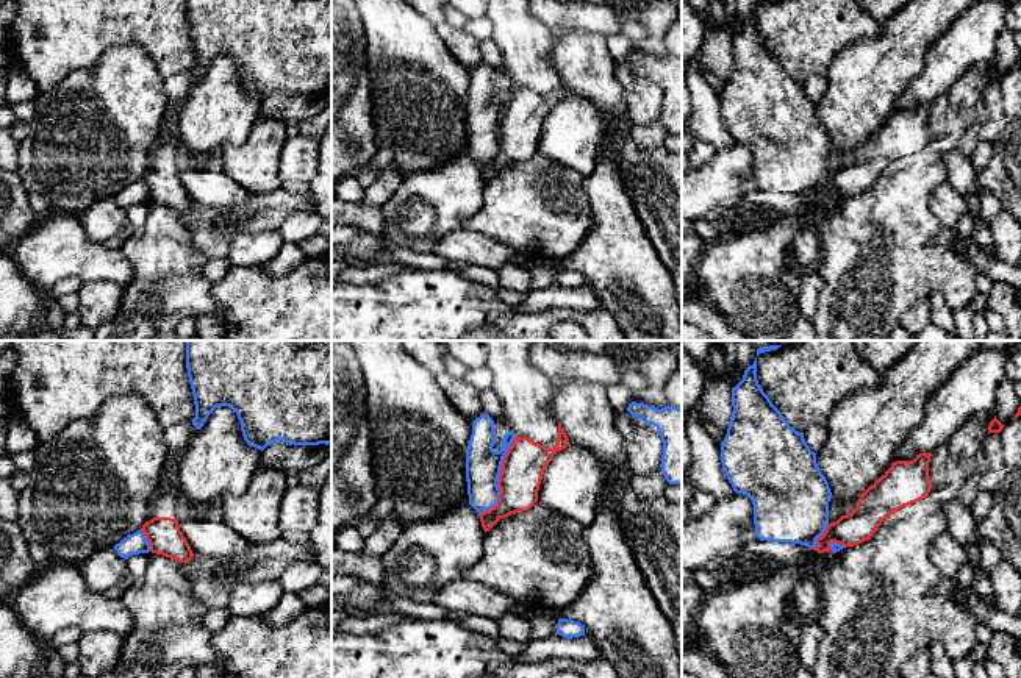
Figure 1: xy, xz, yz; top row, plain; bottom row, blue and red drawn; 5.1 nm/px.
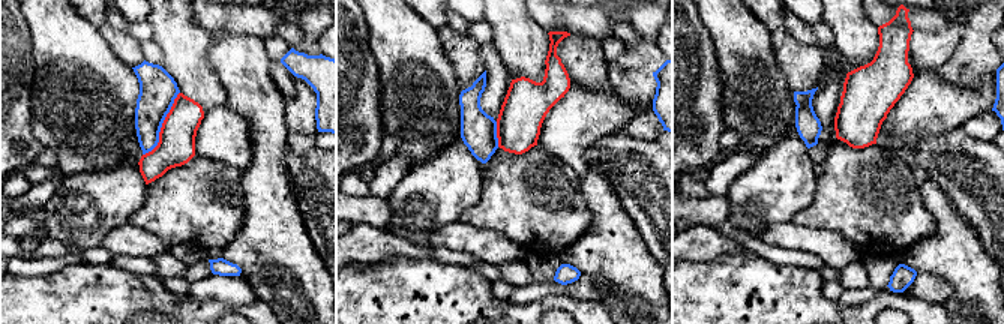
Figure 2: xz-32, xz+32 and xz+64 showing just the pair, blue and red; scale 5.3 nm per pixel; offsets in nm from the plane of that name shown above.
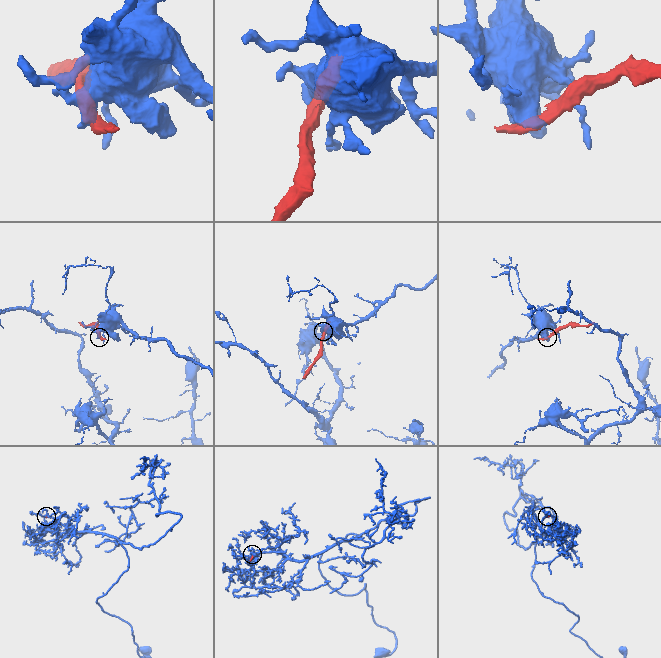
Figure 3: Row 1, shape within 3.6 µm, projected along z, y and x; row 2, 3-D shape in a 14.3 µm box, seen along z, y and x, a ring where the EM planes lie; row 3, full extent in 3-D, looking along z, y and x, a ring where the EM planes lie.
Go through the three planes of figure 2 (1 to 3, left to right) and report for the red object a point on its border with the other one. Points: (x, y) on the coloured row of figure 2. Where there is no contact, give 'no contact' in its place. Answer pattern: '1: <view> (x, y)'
1: xz-32 (161, 125)
2: xz+32 (495, 134)
3: no contact

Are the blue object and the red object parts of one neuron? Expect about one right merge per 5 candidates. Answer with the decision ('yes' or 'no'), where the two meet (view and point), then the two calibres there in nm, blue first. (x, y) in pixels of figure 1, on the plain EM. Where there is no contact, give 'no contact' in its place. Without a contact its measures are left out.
no | xz (497, 128) | 180/220 nm

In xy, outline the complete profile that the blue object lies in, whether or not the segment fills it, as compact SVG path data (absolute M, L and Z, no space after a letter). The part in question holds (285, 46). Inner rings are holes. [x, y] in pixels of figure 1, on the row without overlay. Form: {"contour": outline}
{"contour": "M186 0L186 19L195 53L191 72L197 80L216 58L228 56L238 64L244 91L261 102L277 91L331 94L331 0Z"}

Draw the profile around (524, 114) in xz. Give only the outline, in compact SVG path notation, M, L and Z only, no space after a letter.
M560 72L558 89L553 98L546 98L528 87L516 86L502 112L497 131L500 139L499 152L489 161L480 162L485 183L500 169L528 161L538 152L538 141L546 117L553 105L568 95L568 86Z

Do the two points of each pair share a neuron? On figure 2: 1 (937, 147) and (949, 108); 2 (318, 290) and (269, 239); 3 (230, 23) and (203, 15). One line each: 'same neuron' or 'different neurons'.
1: different neurons
2: same neuron
3: same neuron

